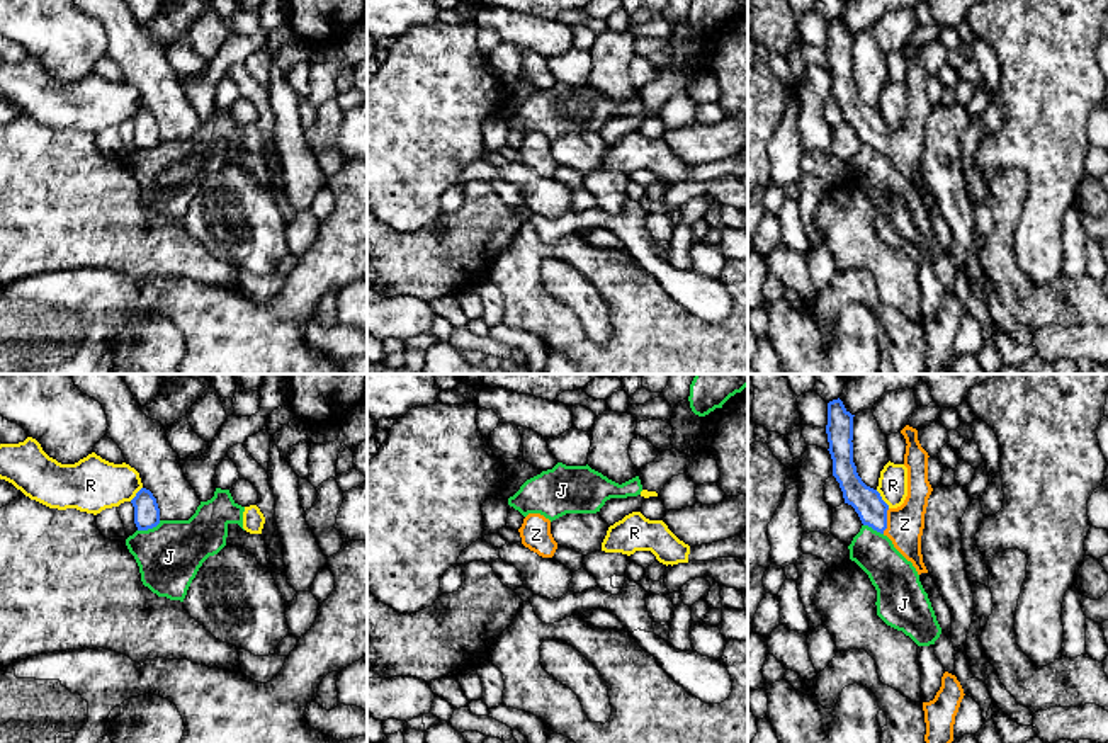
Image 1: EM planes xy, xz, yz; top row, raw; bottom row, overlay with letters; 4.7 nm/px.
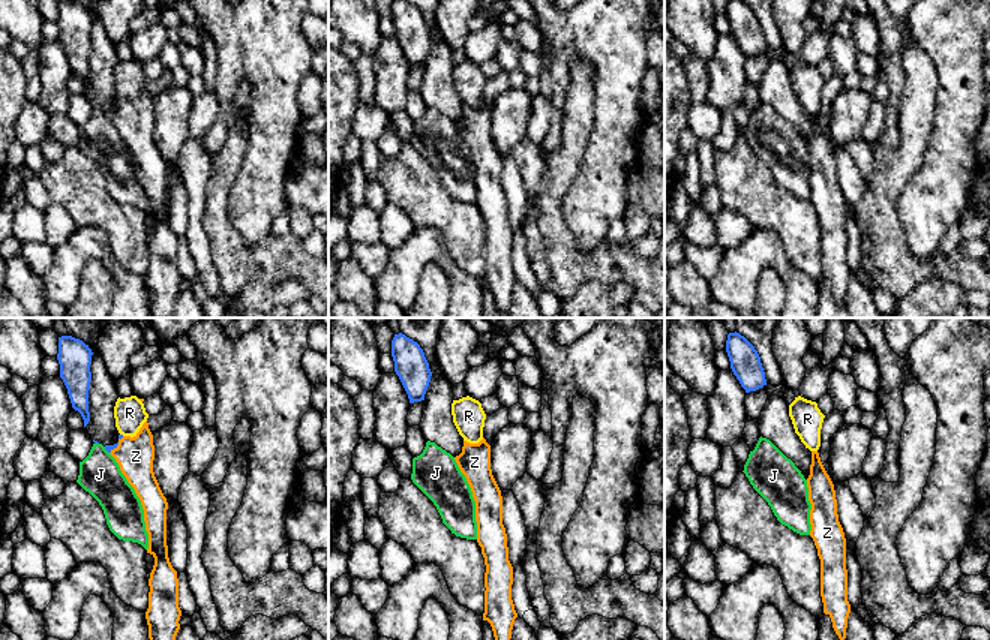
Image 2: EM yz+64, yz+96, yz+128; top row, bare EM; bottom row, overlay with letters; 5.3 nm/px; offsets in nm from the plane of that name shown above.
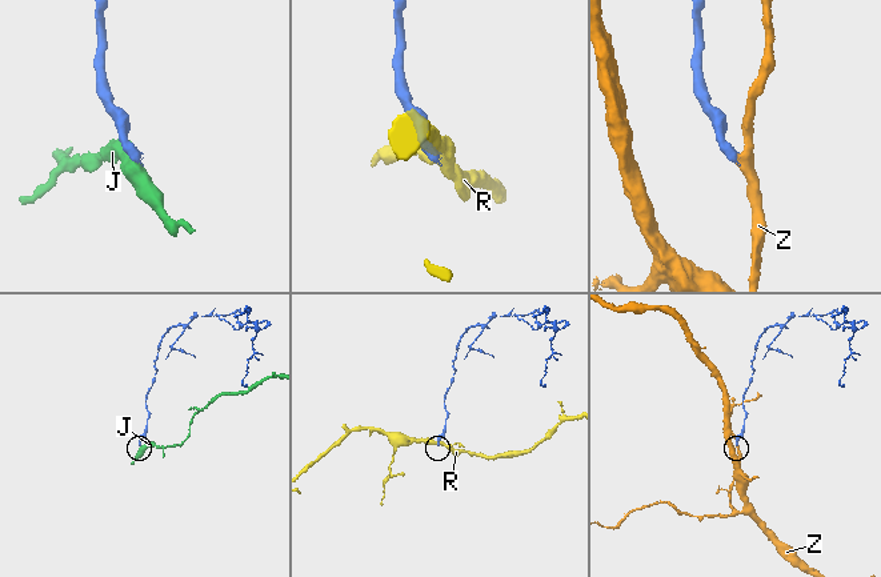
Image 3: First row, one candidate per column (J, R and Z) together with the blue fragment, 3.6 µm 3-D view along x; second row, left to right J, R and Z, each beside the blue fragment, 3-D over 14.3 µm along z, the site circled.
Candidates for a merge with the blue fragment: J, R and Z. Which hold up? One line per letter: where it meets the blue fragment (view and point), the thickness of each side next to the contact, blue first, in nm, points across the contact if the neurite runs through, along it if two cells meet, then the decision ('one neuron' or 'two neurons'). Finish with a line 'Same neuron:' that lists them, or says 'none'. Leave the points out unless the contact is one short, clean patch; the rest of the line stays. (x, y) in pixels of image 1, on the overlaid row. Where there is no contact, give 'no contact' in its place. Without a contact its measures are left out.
J: contact xy (148, 527); calibres 130 and 300 nm; border xy (160, 521), (152, 527), (138, 531); two neurons
R: contact yz (881, 499); calibres 140 and 140 nm; border yz (876, 490), (889, 507); two neurons
Z: contact yz (886, 521); calibres 140 and 180 nm; way yz (867, 502), (886, 521), (904, 524); one neuron
Same neuron: Z

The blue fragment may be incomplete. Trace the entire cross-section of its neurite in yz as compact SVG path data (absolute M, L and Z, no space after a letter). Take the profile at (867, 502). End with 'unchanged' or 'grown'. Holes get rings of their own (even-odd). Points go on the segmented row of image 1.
M843 401L828 403L828 442L833 459L833 476L839 483L845 503L851 505L863 525L887 536L894 547L913 563L918 575L928 573L921 554L921 536L928 498L933 491L928 481L928 452L918 440L918 430L906 425L904 466L907 468L907 496L897 508L890 508L880 493L867 486L853 462L853 417Z; grown

